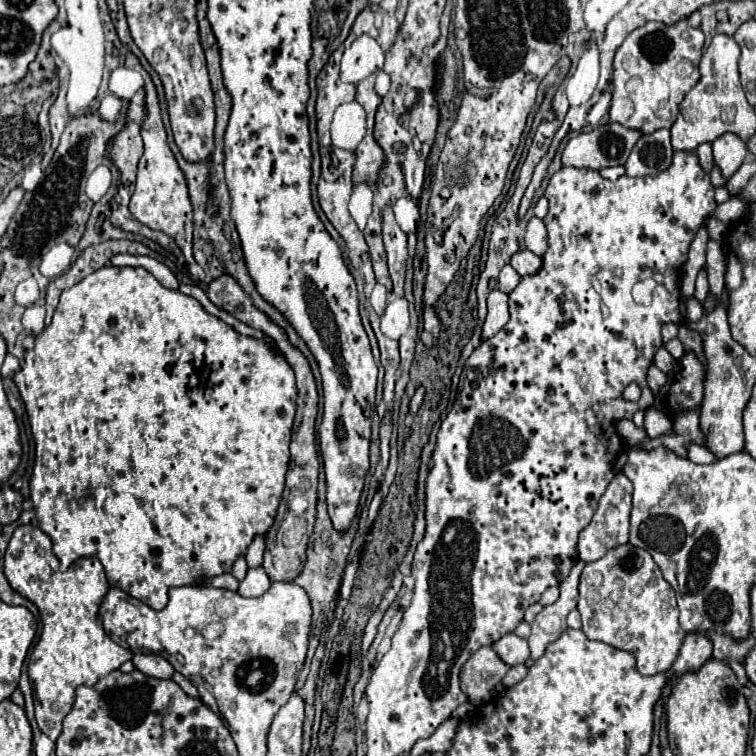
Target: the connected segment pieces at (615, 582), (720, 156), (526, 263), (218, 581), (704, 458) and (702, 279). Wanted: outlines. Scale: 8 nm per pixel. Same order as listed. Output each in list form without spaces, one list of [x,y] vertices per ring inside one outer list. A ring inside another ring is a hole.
[[[629,543],[613,547],[601,559],[585,565],[581,573],[581,583],[579,583],[577,611],[581,613],[583,633],[589,639],[601,641],[601,643],[607,643],[611,647],[631,653],[637,659],[637,669],[643,675],[655,675],[669,669],[671,663],[677,659],[679,647],[685,637],[685,631],[681,629],[677,621],[679,607],[677,607],[677,597],[675,597],[673,587],[663,579],[661,569],[651,559],[651,555],[643,551],[641,547],[631,547]]]
[[[723,133],[713,141],[713,157],[725,177],[731,177],[741,167],[745,155],[747,147],[735,133]]]
[[[519,251],[519,253],[515,253],[513,257],[511,257],[511,267],[523,277],[523,275],[533,275],[533,273],[537,273],[539,271],[539,267],[541,267],[541,259],[535,255],[535,253],[531,253],[531,251]]]
[[[223,573],[223,575],[217,575],[215,579],[211,579],[211,585],[213,585],[213,587],[221,587],[221,589],[231,589],[231,591],[237,591],[239,581],[237,581],[231,573]]]
[[[689,445],[689,459],[693,463],[713,463],[713,461],[719,461],[719,457],[715,453],[711,453],[707,447],[699,447],[699,445]]]
[[[701,269],[701,271],[697,273],[697,281],[695,281],[695,297],[703,303],[703,301],[705,301],[705,297],[707,297],[707,293],[709,293],[707,271],[705,271],[705,269]]]

